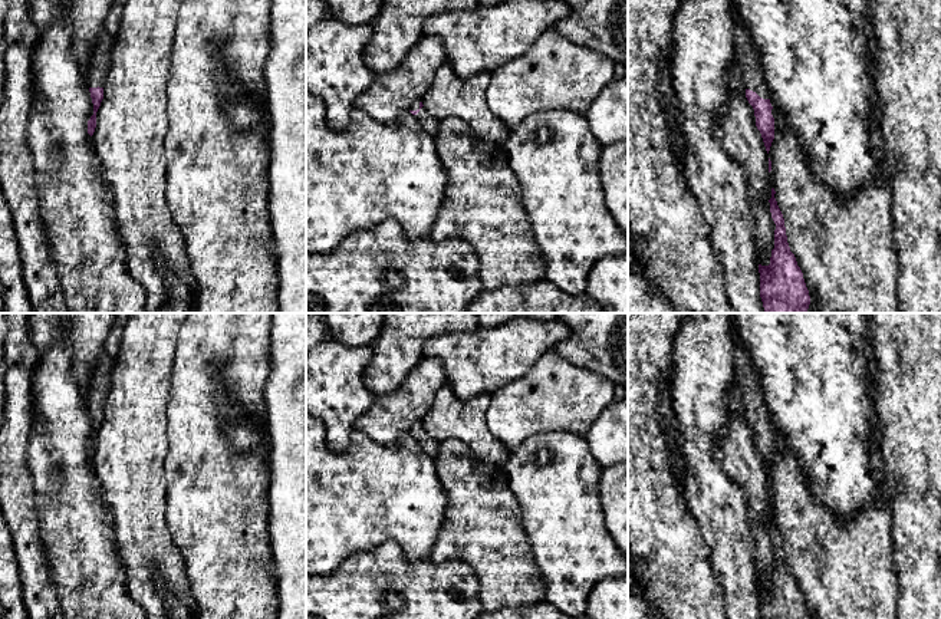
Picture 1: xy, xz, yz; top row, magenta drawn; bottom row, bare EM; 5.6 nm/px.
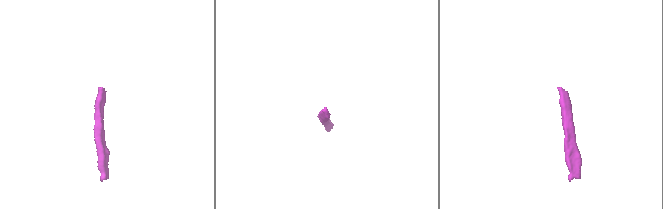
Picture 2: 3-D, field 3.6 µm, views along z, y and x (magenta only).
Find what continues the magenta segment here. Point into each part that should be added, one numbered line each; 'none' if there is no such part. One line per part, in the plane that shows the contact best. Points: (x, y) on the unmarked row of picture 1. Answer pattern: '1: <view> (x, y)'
1: xz (428, 444)

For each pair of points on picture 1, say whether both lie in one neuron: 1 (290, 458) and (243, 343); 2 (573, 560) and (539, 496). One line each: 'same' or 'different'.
1: different
2: same

